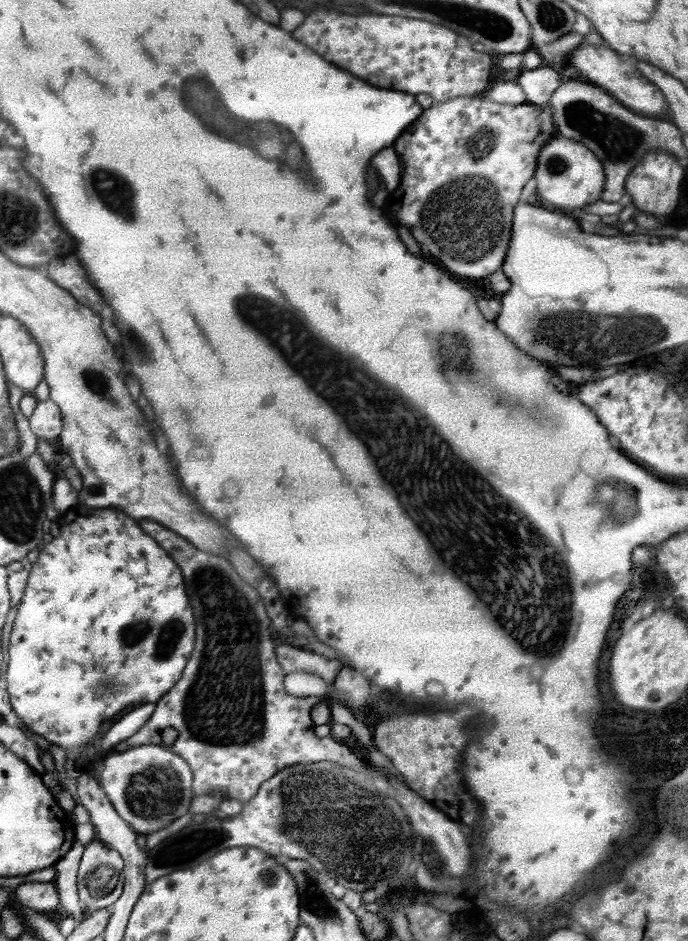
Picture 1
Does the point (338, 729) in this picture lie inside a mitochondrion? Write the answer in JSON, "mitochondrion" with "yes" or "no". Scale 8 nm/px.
{"mitochondrion":"no"}

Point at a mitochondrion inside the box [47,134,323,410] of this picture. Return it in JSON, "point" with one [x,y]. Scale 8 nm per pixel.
{"point":[117,194]}

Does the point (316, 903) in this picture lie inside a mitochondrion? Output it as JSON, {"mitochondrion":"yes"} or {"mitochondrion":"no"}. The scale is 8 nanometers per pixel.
{"mitochondrion":"yes"}

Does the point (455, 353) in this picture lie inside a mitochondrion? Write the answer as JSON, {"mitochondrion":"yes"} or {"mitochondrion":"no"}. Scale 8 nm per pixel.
{"mitochondrion":"yes"}

